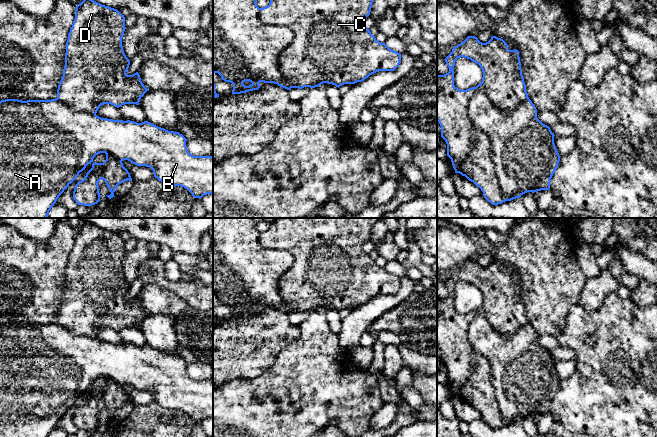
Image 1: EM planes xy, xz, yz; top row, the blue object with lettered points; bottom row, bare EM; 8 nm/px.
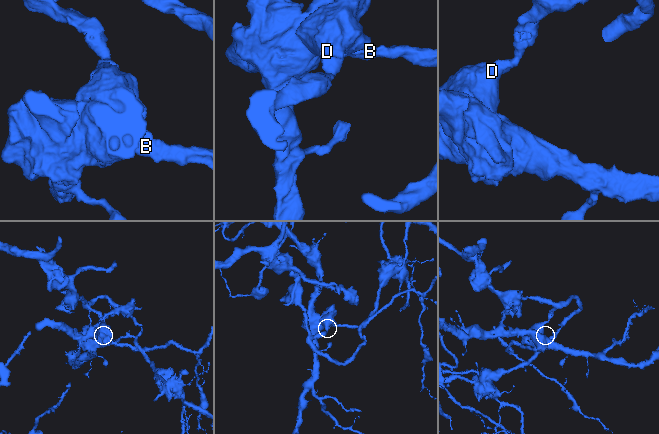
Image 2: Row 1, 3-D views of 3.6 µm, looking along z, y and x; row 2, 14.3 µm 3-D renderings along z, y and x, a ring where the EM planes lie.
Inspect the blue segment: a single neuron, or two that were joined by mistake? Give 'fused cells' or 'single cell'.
single cell

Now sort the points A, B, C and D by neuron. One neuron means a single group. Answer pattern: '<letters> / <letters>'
A B C D

